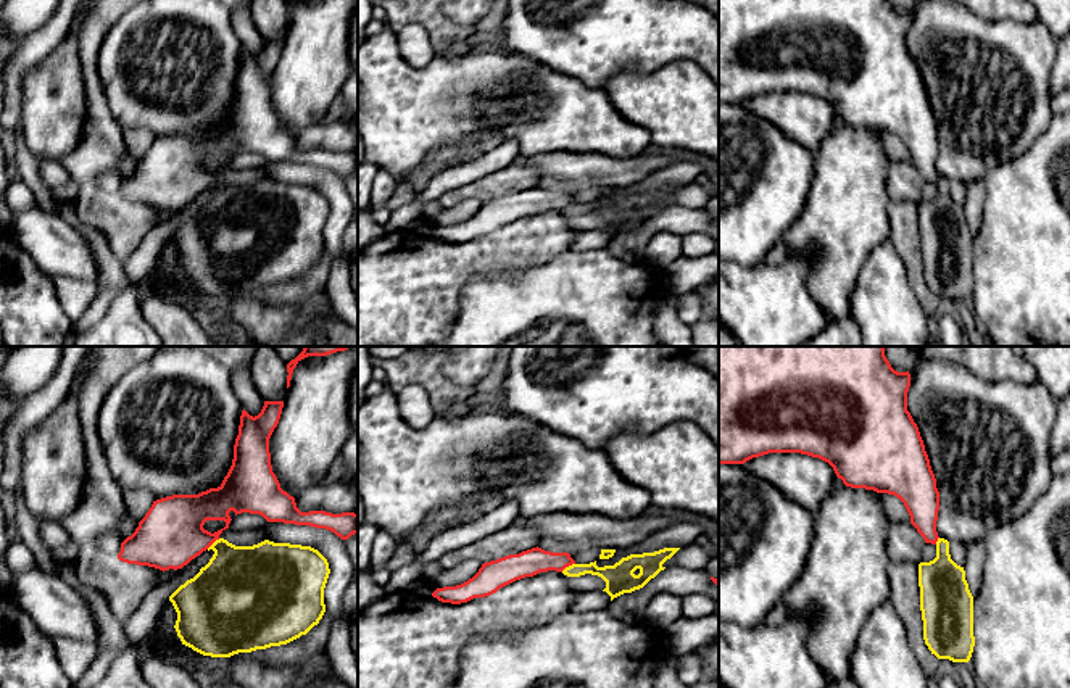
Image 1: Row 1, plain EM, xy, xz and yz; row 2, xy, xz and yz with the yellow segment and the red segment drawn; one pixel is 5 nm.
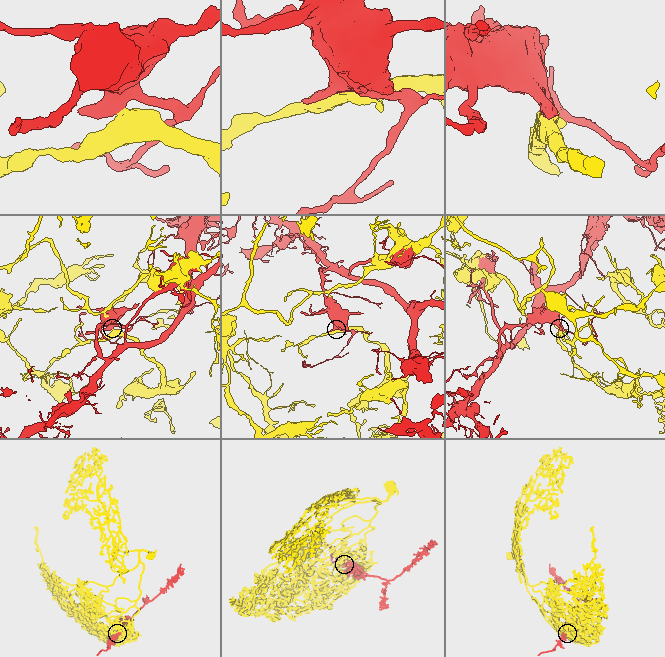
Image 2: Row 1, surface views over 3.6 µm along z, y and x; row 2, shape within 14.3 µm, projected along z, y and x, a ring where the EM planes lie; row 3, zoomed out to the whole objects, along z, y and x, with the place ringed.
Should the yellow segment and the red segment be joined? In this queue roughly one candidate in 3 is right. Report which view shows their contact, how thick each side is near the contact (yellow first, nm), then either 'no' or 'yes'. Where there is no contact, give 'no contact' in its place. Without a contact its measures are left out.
contact in xz; calibres 140 and 130 nm; no

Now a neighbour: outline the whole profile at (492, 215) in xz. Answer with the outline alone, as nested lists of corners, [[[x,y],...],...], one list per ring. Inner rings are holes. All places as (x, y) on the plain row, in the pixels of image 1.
[[[537,185],[485,201],[467,221],[456,226],[437,227],[432,235],[442,242],[461,243],[474,237],[490,235],[516,219],[533,216],[540,211],[562,211],[572,203],[575,200],[569,192],[551,192]]]

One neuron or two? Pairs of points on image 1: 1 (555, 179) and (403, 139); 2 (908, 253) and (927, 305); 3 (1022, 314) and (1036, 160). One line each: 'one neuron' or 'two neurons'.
1: two neurons
2: one neuron
3: one neuron

